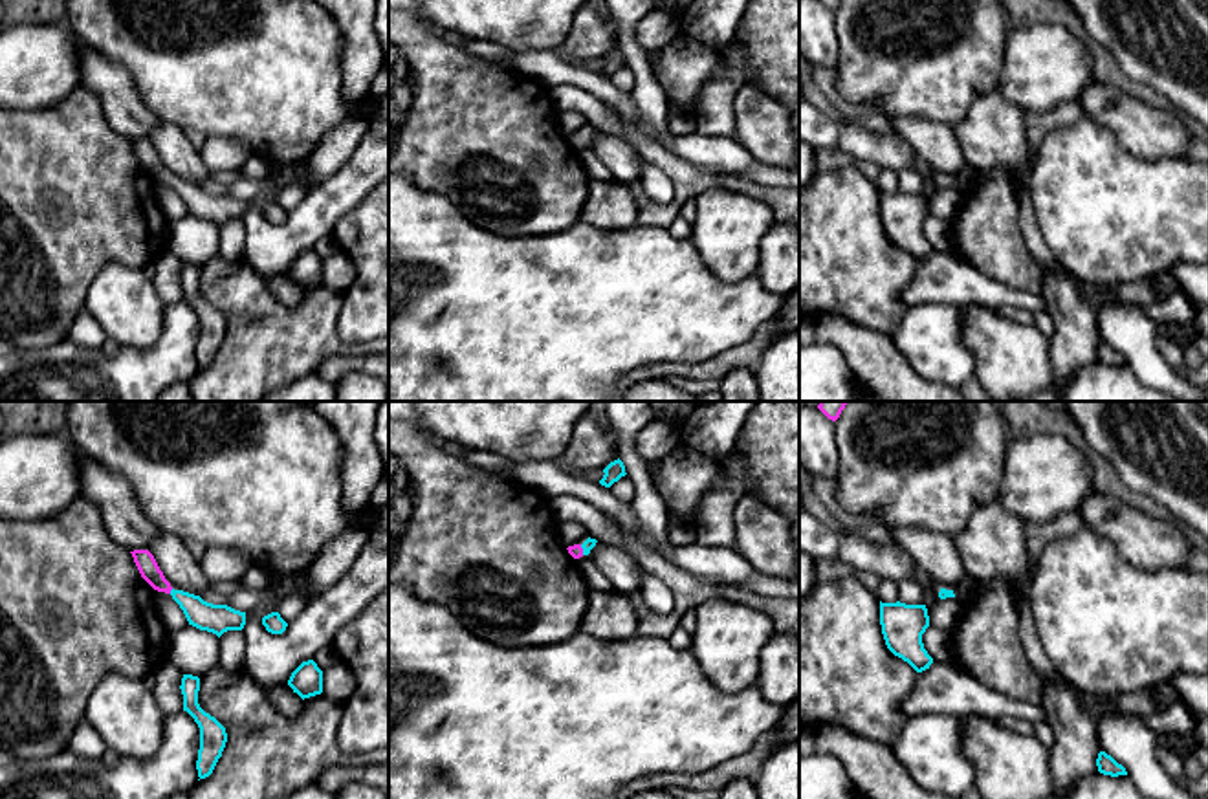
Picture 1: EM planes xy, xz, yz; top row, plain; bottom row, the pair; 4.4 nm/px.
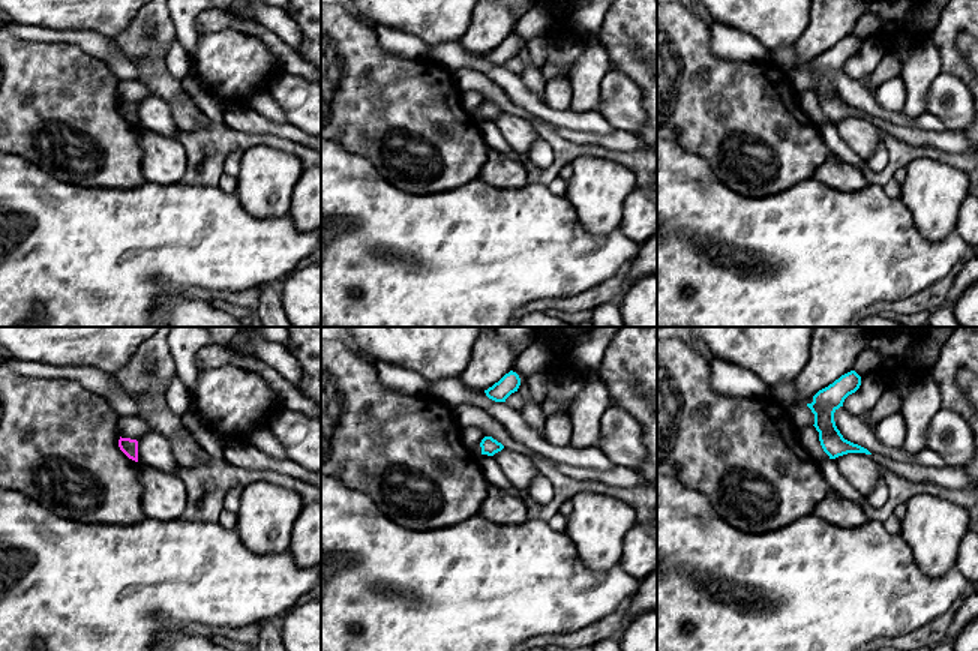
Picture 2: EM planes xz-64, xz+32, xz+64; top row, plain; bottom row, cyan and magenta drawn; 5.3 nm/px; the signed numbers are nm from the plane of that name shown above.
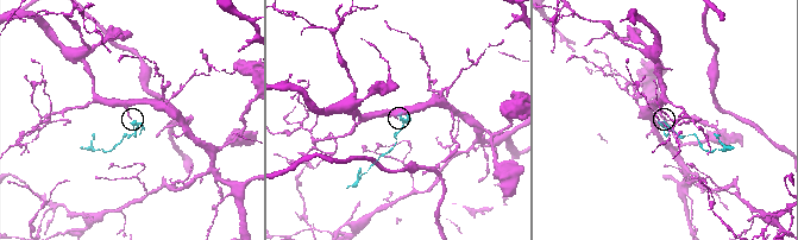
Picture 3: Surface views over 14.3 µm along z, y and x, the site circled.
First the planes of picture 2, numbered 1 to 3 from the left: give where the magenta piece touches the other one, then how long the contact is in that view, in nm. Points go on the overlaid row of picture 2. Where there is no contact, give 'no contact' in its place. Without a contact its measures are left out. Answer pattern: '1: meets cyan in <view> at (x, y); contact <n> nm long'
1: no contact
2: no contact
3: no contact

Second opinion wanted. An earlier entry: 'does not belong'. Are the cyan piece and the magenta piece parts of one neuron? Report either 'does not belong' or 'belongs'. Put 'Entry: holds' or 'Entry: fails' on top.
Entry: fails
belongs

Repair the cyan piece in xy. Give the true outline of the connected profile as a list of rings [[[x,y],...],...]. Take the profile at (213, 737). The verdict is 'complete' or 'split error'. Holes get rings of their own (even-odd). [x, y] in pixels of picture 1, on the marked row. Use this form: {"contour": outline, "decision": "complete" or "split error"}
{"contour": [[[183,674],[181,678],[183,711],[187,711],[200,728],[200,750],[196,770],[198,777],[205,779],[213,773],[227,742],[225,728],[198,704],[200,678]]], "decision": "complete"}

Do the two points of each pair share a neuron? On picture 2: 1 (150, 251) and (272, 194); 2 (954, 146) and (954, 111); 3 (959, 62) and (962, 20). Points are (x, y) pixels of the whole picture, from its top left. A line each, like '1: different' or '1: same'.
1: different
2: different
3: same

